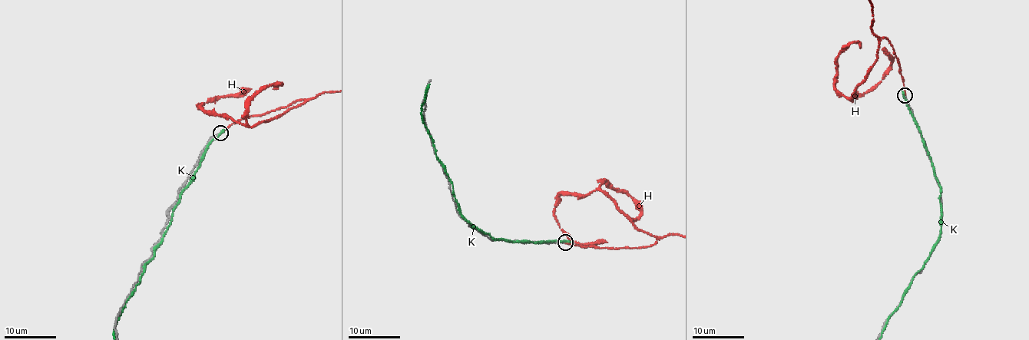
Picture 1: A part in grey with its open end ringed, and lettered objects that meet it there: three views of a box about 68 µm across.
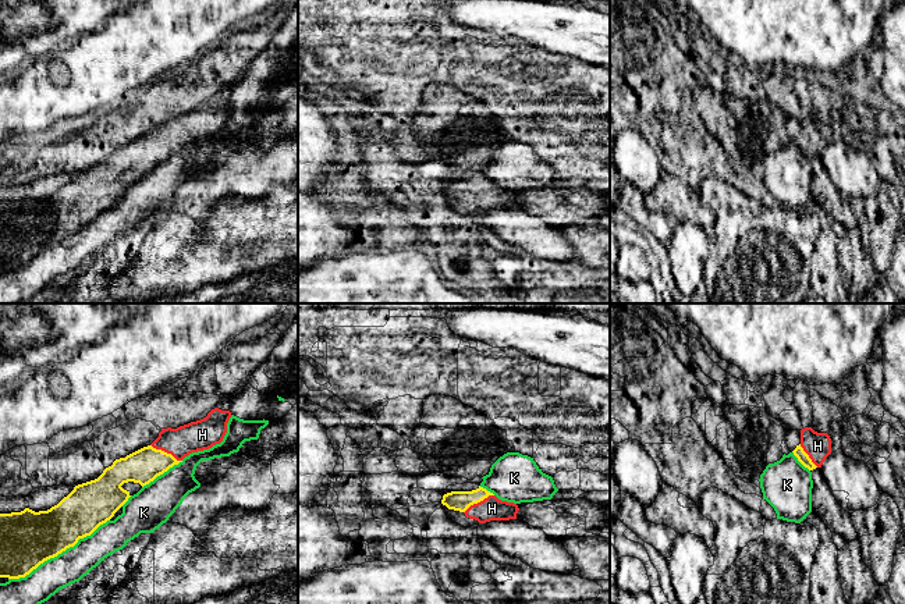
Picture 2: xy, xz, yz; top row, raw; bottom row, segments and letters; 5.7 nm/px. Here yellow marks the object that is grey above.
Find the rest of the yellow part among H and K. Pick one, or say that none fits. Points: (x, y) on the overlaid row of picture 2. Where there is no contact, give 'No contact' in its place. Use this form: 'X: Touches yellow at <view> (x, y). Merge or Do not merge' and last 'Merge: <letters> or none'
H: Touches yellow at xy (166, 452). Merge
K: Touches yellow at xy (59, 553). Do not merge
Merge: H

